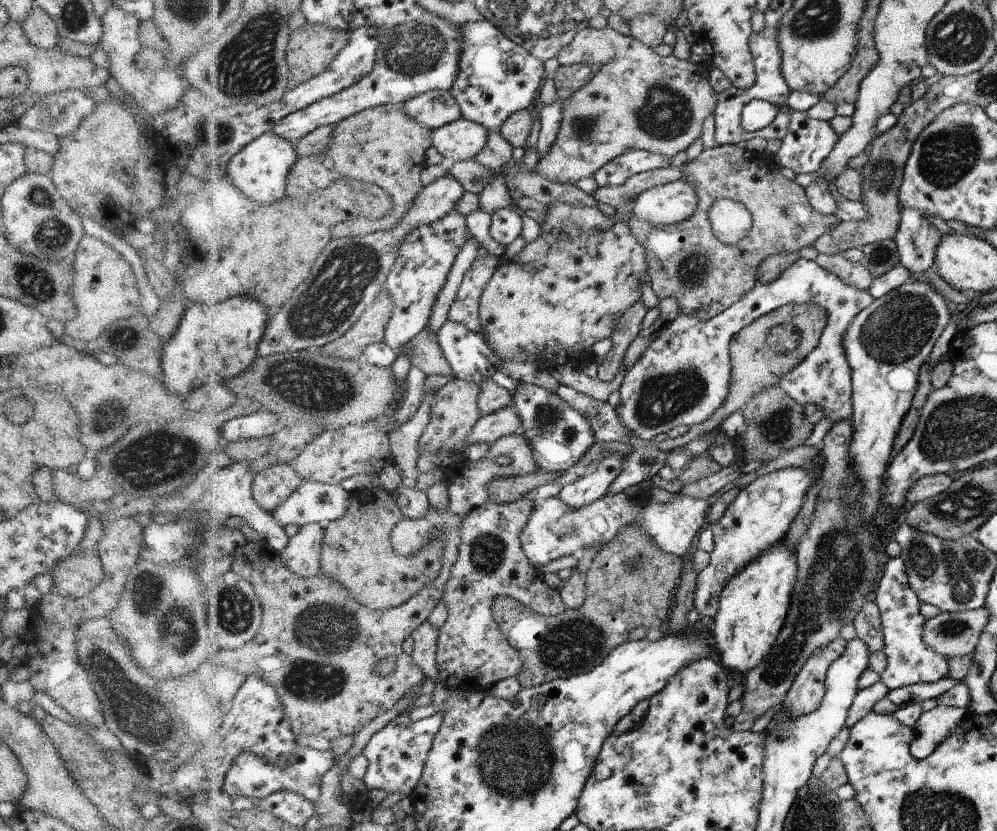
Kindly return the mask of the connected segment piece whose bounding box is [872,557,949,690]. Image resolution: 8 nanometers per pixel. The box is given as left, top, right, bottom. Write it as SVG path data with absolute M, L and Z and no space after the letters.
M902 557L889 558L883 579L872 600L879 606L884 642L883 651L887 657L887 666L880 675L880 681L891 690L916 683L937 682L947 678L948 659L934 653L922 641L922 626L925 624L925 618L920 614L922 602L908 583L906 563Z

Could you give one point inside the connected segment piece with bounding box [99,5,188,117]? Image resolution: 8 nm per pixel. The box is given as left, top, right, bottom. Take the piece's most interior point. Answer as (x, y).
(156, 92)

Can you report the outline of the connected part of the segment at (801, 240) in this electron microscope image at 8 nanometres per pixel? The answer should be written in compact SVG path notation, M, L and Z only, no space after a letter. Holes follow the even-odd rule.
M720 145L717 148L712 148L710 150L703 151L698 158L695 160L687 160L683 166L683 178L686 183L689 183L692 187L695 187L696 192L698 192L698 209L695 211L695 214L688 218L686 221L680 222L676 225L665 225L665 226L652 226L645 221L631 220L629 226L631 228L631 234L636 236L640 245L644 248L646 252L646 262L647 262L647 278L648 283L652 286L654 293L662 299L669 297L675 297L677 299L678 305L680 306L681 315L694 315L699 309L708 307L713 303L721 303L725 308L730 307L732 304L740 301L740 298L743 297L745 293L751 292L755 289L755 286L758 284L756 280L757 271L759 269L762 260L768 258L768 256L773 254L780 254L781 252L791 253L796 252L796 250L802 250L808 247L812 247L824 234L830 232L830 230L836 225L839 224L840 219L836 215L822 215L819 211L816 211L814 207L808 203L806 190L802 186L798 186L795 181L788 180L785 176L782 176L782 172L777 167L777 164L774 162L773 158L760 154L755 151L748 151L743 145ZM721 199L731 199L734 201L742 202L746 206L746 209L751 213L751 218L753 221L753 226L748 236L743 240L740 240L736 245L724 245L721 244L715 237L711 228L710 220L708 219L709 209L714 205L714 202L717 202Z

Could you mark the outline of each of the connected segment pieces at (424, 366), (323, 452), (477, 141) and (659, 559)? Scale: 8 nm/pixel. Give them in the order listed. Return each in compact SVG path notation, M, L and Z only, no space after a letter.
M428 326L421 334L401 350L411 359L412 367L424 370L426 375L453 375L450 365L437 334Z
M382 424L351 425L328 429L312 441L307 449L290 465L305 481L341 485L344 480L356 476L371 477L382 472L394 462L390 432L384 433Z
M461 117L453 124L433 132L434 147L446 158L446 162L474 159L487 145L488 128Z
M639 525L625 527L616 539L596 554L585 578L583 606L568 609L560 615L545 616L539 649L520 650L525 659L524 669L517 677L521 689L588 673L599 666L618 644L629 641L628 632L632 628L664 627L683 561L683 558L664 553Z

